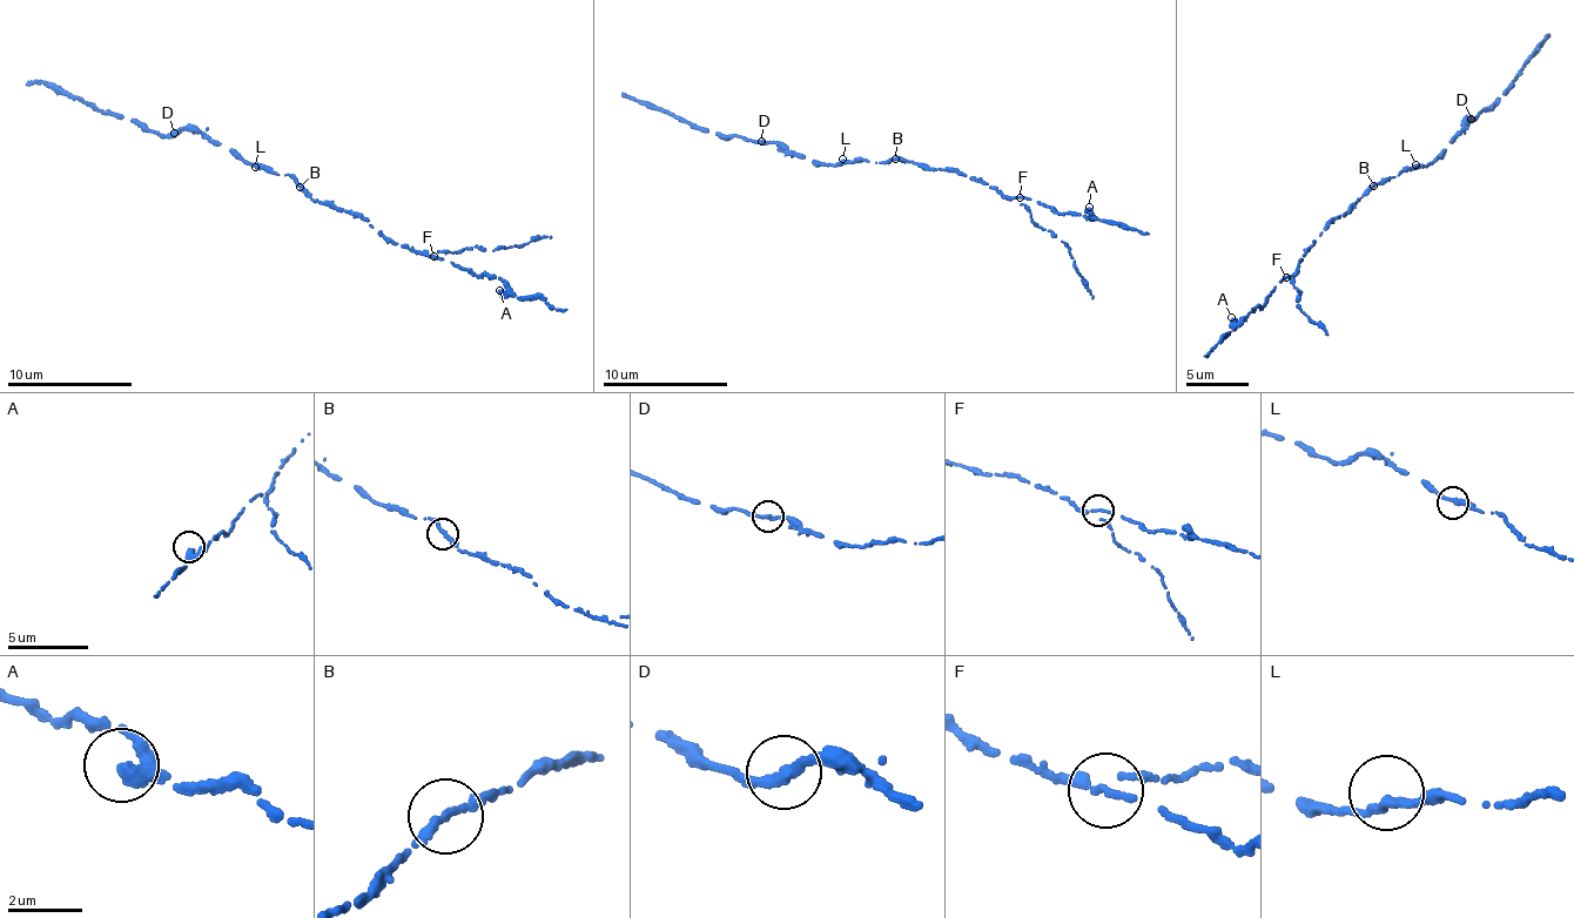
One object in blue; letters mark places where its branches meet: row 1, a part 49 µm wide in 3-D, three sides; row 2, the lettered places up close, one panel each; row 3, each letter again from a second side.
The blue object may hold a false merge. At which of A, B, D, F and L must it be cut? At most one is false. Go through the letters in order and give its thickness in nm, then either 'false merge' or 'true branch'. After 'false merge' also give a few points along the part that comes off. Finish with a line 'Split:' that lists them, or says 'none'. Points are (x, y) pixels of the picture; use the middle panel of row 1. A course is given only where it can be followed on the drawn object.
A: calibre 320 nm; true branch
B: calibre 240 nm; true branch
D: calibre 280 nm; true branch
F: calibre 200 nm; true branch
L: calibre 280 nm; true branch
Split: none

